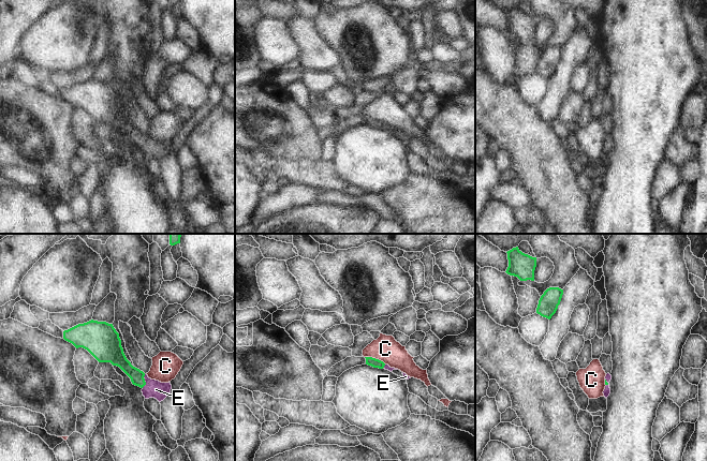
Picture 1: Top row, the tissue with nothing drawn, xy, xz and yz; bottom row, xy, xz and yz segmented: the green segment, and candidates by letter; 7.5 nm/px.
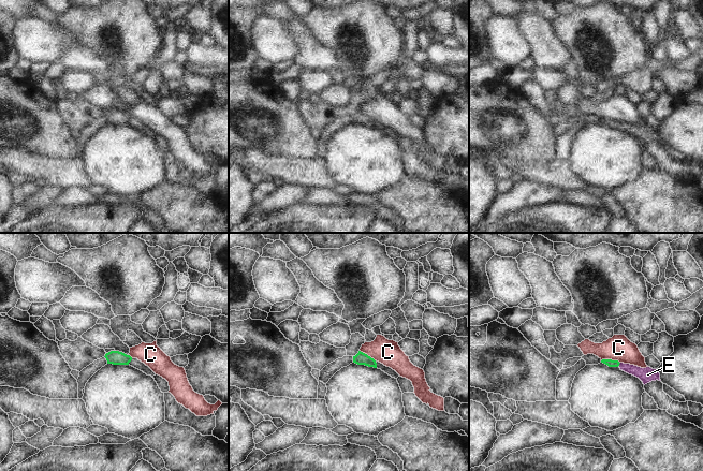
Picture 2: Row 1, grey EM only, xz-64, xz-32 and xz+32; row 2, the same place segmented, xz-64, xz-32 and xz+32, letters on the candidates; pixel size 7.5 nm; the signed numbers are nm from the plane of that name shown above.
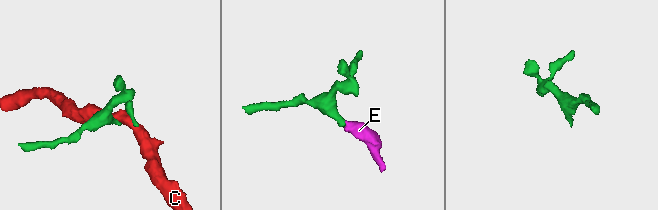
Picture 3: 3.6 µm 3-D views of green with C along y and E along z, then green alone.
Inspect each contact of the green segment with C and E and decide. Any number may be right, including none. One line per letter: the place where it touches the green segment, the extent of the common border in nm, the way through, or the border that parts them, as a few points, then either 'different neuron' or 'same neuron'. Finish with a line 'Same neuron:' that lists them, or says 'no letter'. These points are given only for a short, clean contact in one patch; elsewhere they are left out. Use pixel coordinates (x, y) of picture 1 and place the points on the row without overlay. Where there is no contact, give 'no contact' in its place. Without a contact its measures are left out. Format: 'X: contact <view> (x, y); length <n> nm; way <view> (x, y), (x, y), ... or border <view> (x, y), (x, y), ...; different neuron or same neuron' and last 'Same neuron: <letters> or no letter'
C: contact xz (374, 118); length 170 nm; border xz (365, 116), (378, 118), (385, 123); different neuron
E: contact xy (144, 140); length 110 nm; way xy (119, 119), (144, 140), (153, 148); same neuron
Same neuron: E

